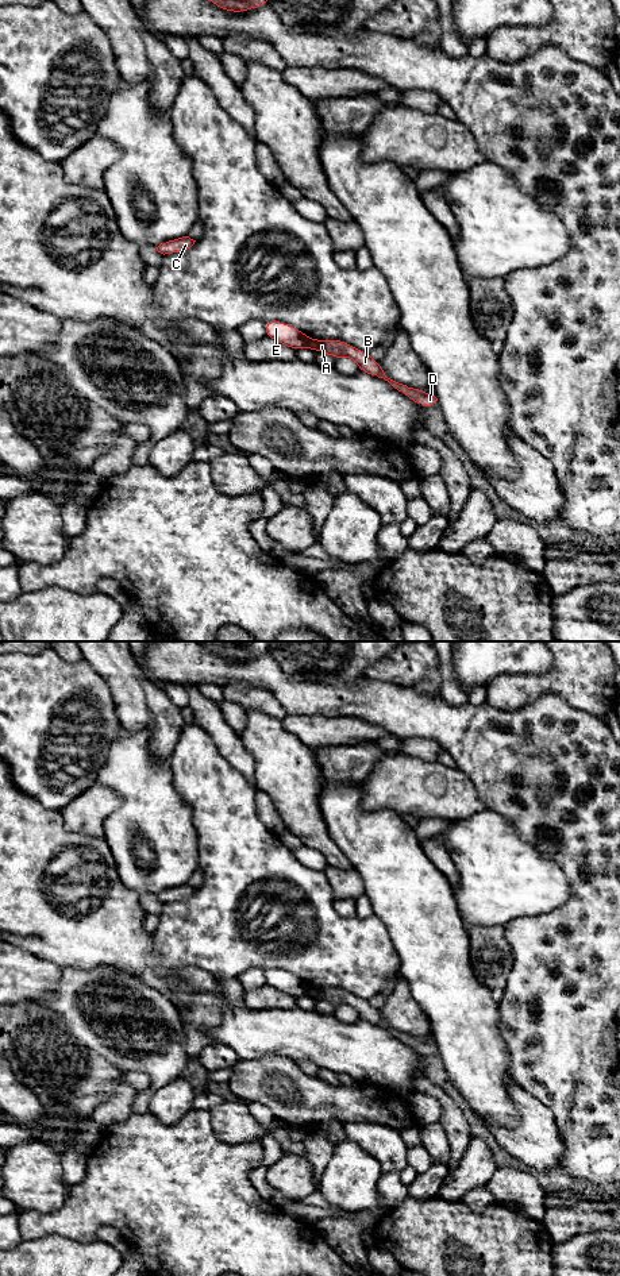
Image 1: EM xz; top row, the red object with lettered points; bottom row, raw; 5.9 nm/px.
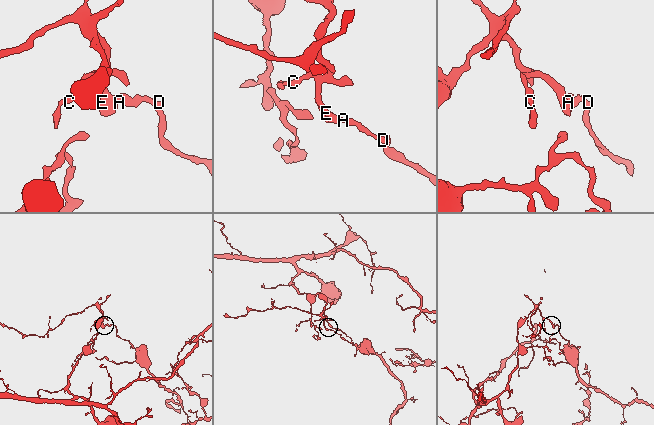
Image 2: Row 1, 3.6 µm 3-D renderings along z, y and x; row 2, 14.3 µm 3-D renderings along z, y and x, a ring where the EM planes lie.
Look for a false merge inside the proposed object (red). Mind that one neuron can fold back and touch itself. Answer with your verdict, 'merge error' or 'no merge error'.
merge error

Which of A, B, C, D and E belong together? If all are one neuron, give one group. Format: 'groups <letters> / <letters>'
groups A B D / C E

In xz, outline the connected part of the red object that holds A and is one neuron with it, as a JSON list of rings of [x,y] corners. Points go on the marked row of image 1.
[[[309,339],[308,347],[313,350],[315,352],[323,351],[330,354],[334,359],[339,359],[342,356],[351,358],[357,362],[361,371],[367,373],[370,375],[384,378],[388,381],[394,389],[401,392],[404,396],[415,401],[416,404],[420,404],[423,406],[431,406],[434,405],[438,398],[435,396],[431,396],[425,393],[423,389],[413,389],[411,386],[398,383],[390,378],[388,378],[381,367],[381,363],[374,361],[369,352],[363,352],[354,346],[343,342],[343,340],[317,340],[317,339]]]

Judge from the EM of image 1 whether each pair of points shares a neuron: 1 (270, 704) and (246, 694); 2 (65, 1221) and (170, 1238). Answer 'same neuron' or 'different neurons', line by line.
1: same neuron
2: same neuron

